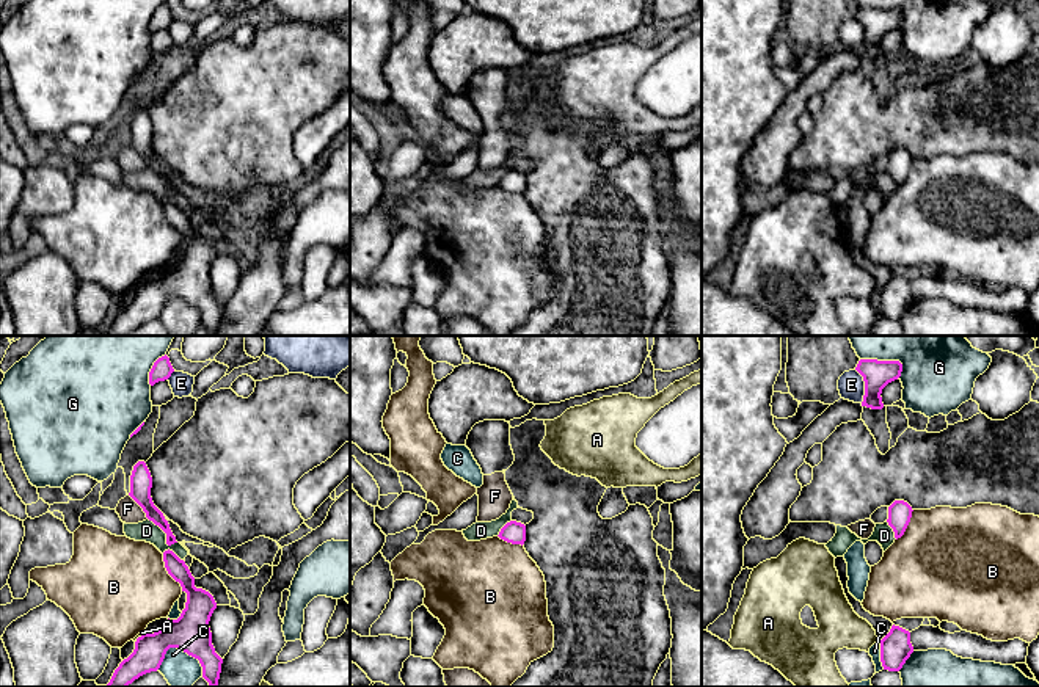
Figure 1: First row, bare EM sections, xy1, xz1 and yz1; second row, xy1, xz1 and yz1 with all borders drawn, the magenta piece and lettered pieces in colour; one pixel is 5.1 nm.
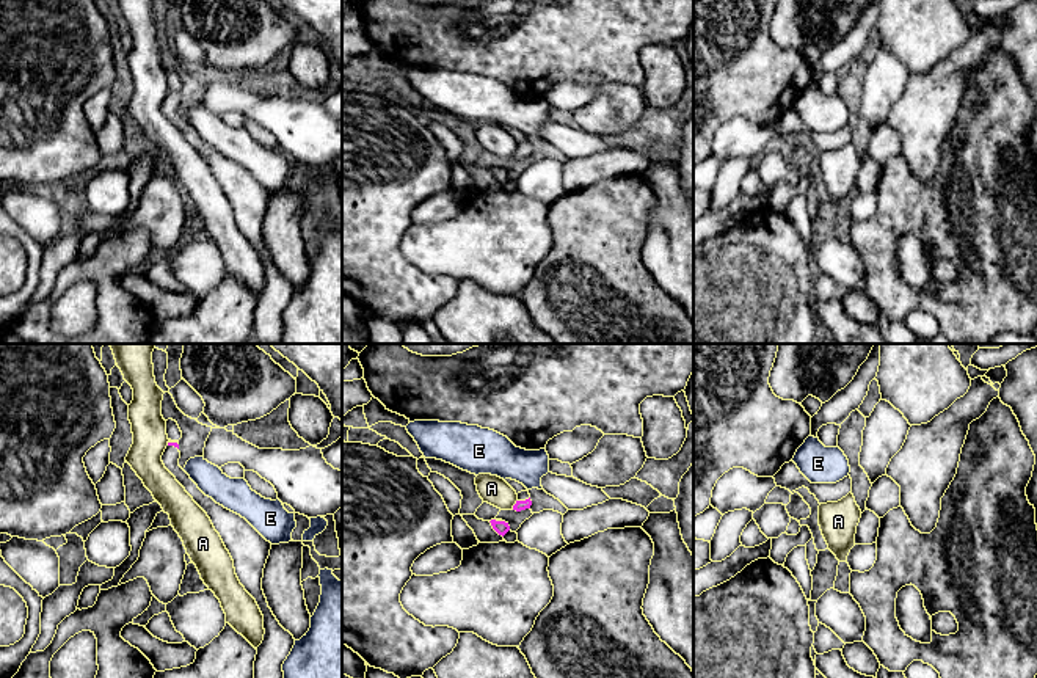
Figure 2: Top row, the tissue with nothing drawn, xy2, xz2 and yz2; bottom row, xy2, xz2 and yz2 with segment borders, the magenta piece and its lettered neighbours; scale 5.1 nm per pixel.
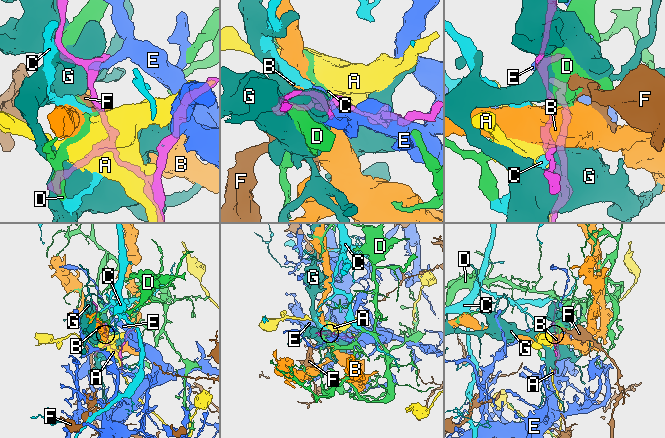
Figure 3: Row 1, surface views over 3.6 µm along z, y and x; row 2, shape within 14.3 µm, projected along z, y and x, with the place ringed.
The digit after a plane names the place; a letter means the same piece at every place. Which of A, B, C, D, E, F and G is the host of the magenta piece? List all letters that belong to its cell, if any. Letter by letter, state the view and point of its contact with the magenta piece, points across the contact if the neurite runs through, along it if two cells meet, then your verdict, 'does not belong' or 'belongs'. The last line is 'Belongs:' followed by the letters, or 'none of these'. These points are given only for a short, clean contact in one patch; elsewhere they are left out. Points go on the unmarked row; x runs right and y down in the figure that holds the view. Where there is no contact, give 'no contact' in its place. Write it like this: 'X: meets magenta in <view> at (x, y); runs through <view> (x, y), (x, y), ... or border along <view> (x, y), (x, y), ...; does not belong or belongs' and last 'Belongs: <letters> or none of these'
A: meets magenta in xz2 at (515, 153); does not belong
B: meets magenta in xy1 at (168, 221); border along xy1 (162, 203), (165, 218), (182, 239); does not belong
C: meets magenta in xy1 at (182, 298); does not belong
D: meets magenta in xy1 at (167, 189); border along xy1 (148, 167), (165, 182), (165, 192), (182, 209); does not belong
E: meets magenta in yz1 at (865, 35); does not belong
F: meets magenta in xy1 at (140, 154); border along xy1 (129, 143), (148, 167); does not belong
G: meets magenta in yz1 at (887, 10); does not belong
Belongs: none of these

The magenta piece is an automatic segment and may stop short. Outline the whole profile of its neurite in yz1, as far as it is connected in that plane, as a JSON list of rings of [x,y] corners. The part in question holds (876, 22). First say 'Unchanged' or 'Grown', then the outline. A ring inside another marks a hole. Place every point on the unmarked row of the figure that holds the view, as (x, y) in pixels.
Unchanged. [[[860,8],[855,19],[865,30],[862,55],[882,58],[882,38],[901,25],[902,13],[899,9]]]

